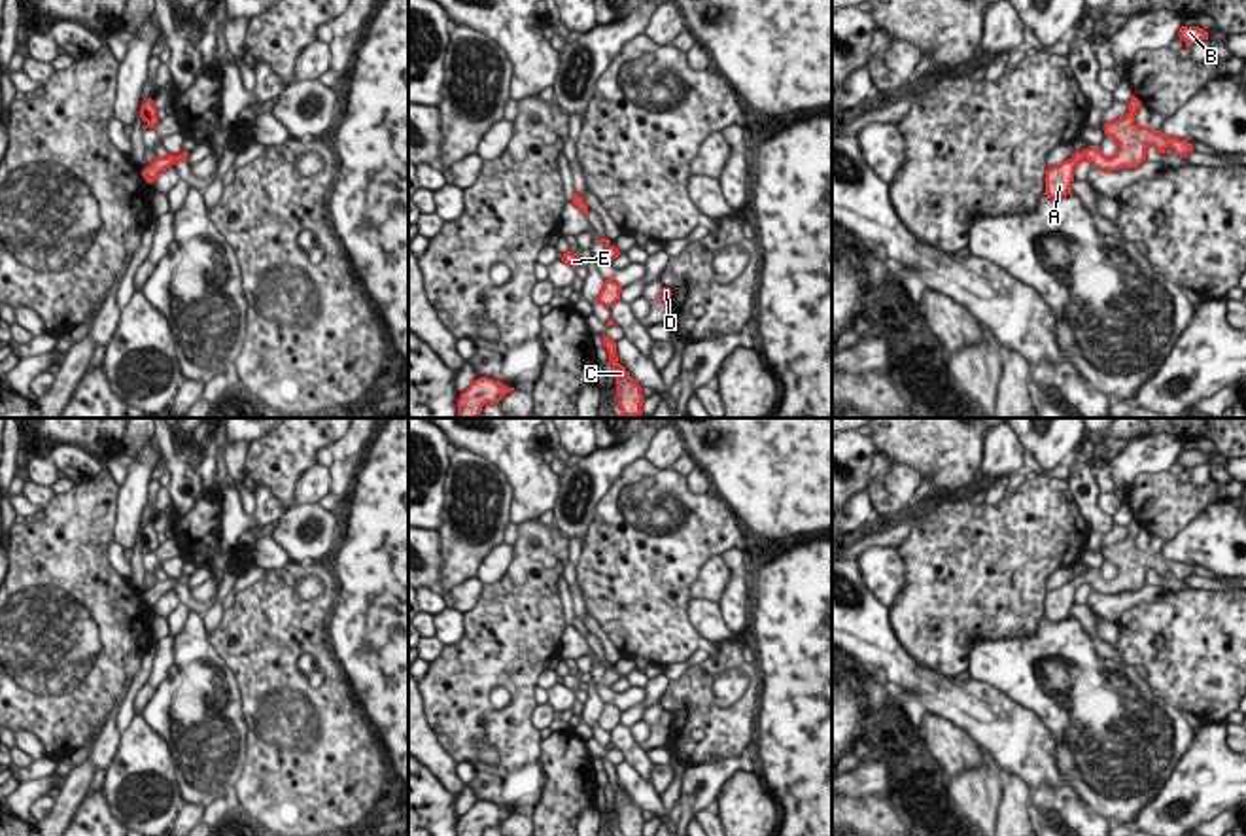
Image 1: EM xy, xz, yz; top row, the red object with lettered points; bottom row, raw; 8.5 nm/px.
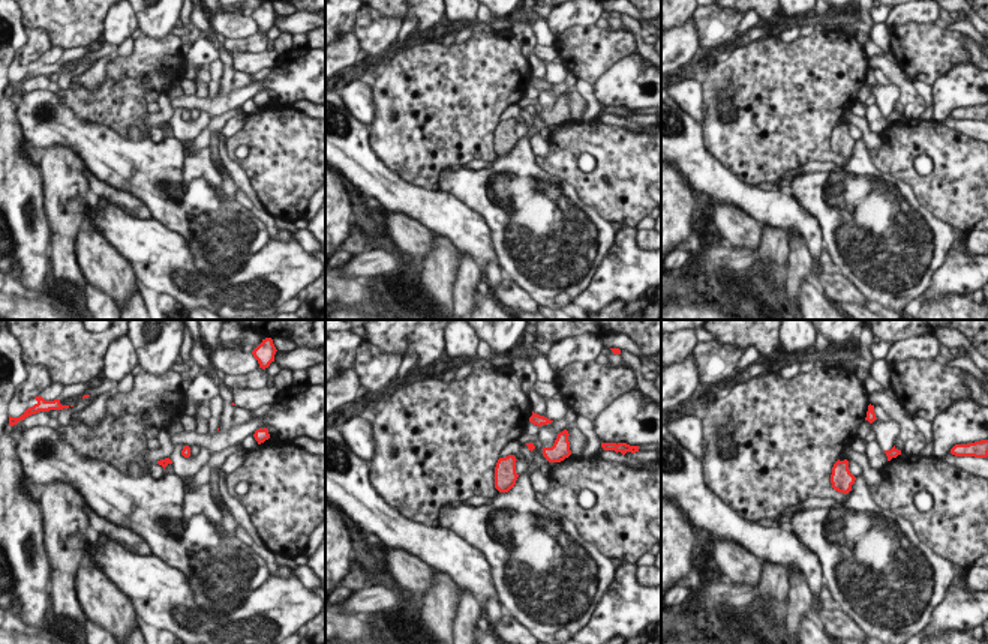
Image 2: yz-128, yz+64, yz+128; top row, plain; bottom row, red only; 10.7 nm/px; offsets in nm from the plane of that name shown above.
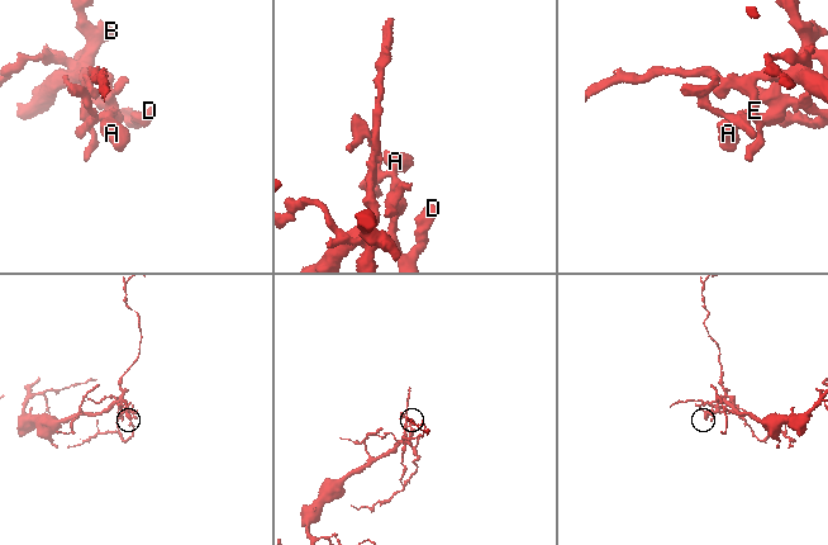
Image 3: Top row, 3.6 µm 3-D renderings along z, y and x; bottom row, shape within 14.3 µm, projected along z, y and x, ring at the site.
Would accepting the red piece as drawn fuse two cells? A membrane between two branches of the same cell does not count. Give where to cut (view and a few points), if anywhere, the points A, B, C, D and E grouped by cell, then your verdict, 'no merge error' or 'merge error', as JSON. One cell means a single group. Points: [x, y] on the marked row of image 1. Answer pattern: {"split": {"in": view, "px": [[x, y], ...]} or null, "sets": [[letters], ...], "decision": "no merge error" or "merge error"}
{"split": null, "sets": [["A", "B", "C", "D", "E"]], "decision": "no merge error"}

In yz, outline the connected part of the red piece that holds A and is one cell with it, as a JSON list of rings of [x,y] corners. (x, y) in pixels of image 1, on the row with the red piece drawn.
[[[1133,95],[1129,100],[1129,113],[1117,121],[1106,121],[1104,134],[1117,142],[1119,149],[1106,157],[1097,148],[1087,148],[1074,153],[1068,161],[1046,170],[1046,197],[1059,200],[1072,195],[1072,182],[1076,166],[1085,159],[1099,170],[1138,168],[1146,161],[1146,149],[1153,146],[1157,153],[1172,148],[1176,155],[1184,157],[1193,151],[1187,140],[1155,132],[1151,127],[1138,127],[1134,115],[1142,102]]]

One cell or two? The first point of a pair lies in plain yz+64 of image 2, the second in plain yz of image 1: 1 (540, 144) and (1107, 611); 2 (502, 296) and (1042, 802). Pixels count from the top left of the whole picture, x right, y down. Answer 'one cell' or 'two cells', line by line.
1: two cells
2: two cells

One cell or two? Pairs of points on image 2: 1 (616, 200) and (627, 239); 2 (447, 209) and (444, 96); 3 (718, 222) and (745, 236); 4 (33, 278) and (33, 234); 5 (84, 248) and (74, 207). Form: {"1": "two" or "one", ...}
{"1": "two", "2": "two", "3": "one", "4": "one", "5": "two"}

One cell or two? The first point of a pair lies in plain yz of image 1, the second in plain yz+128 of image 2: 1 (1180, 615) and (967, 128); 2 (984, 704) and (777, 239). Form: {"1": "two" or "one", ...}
{"1": "two", "2": "two"}

